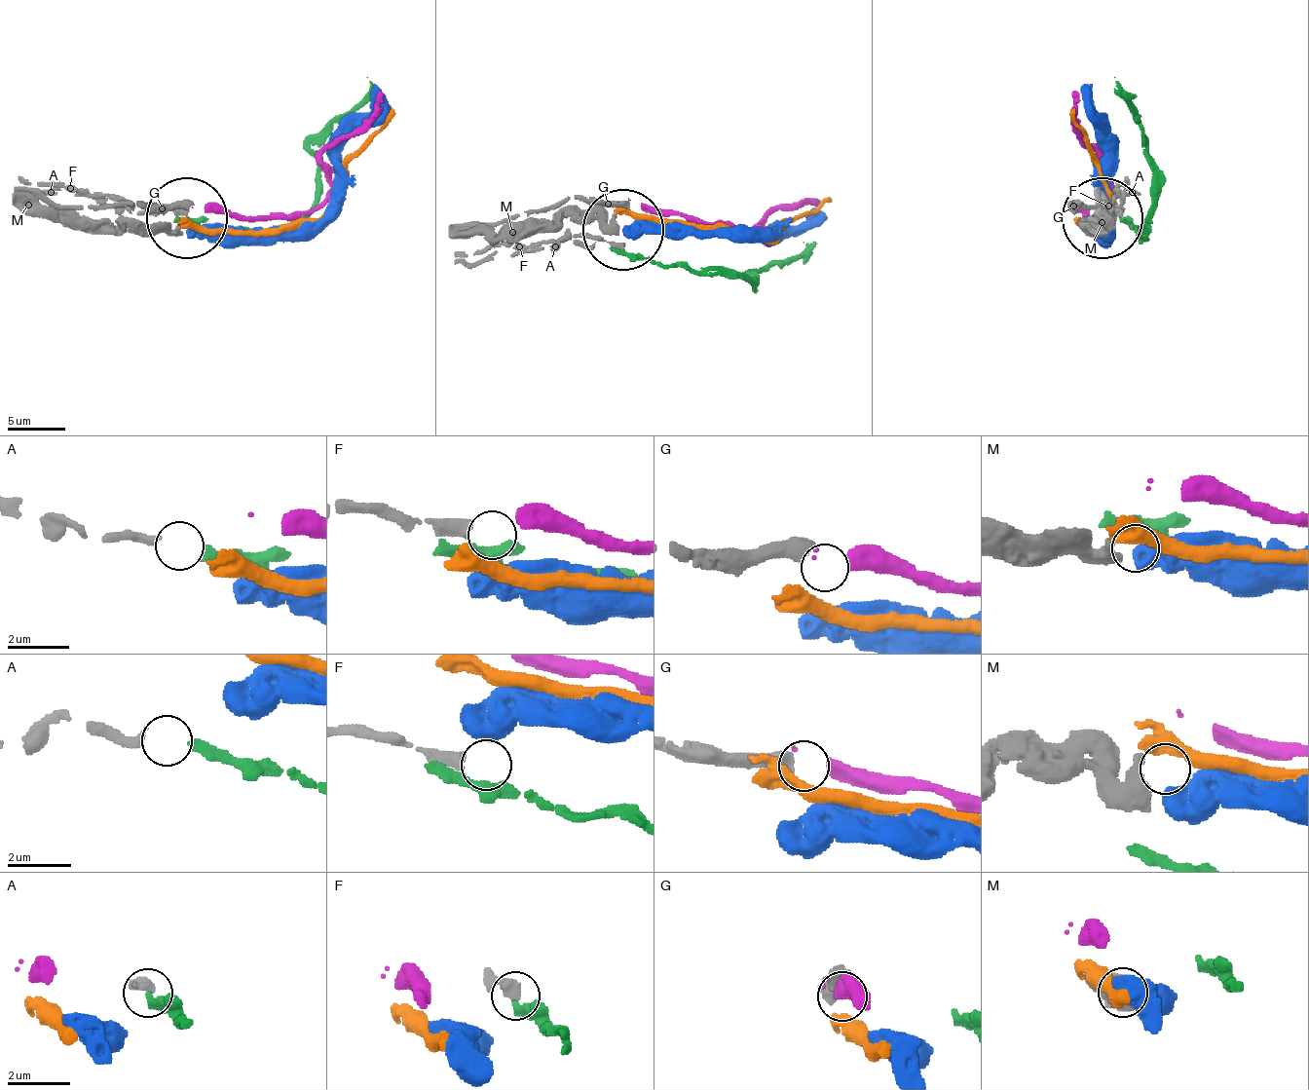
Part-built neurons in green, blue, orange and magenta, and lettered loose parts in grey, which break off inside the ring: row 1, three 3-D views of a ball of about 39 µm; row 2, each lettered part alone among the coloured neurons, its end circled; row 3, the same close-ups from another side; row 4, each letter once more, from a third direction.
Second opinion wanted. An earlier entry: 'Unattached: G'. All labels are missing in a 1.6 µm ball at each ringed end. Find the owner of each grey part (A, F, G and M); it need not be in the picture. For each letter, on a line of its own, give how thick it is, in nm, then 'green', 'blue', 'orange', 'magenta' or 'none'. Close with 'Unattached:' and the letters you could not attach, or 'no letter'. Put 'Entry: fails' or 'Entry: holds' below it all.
A: calibre 280 nm; green
F: calibre 440 nm; none
G: calibre 550 nm; none
M: calibre 420 nm; blue
Unattached: F, G
Entry: fails

